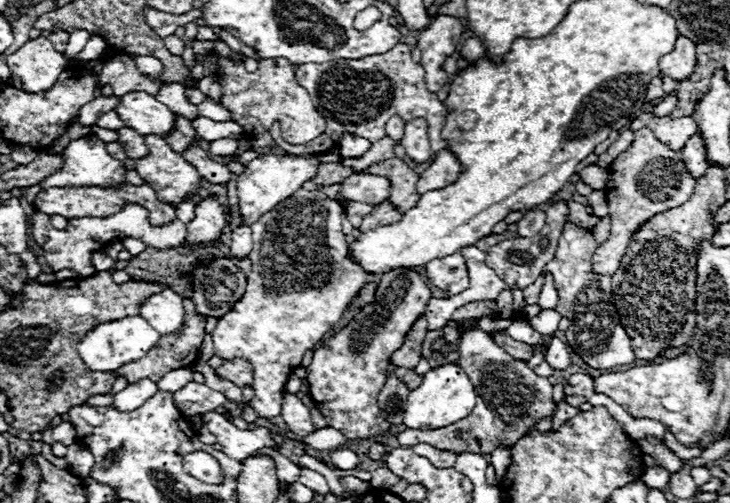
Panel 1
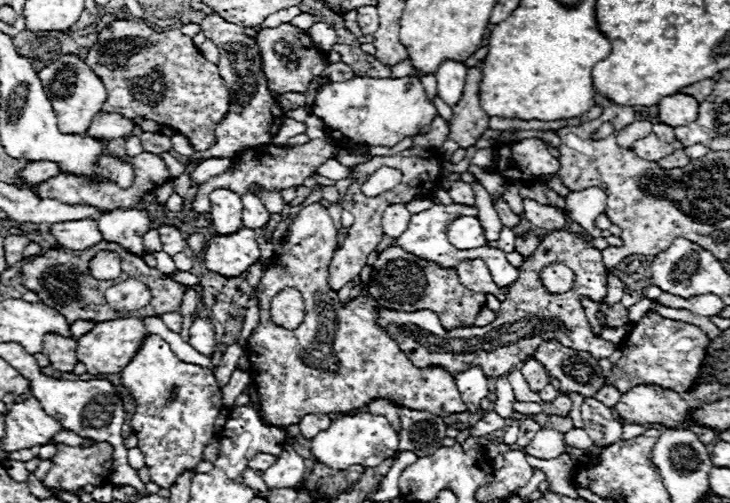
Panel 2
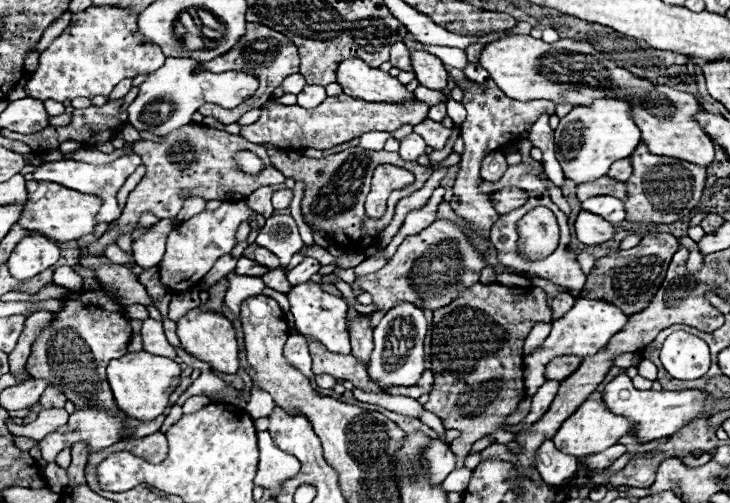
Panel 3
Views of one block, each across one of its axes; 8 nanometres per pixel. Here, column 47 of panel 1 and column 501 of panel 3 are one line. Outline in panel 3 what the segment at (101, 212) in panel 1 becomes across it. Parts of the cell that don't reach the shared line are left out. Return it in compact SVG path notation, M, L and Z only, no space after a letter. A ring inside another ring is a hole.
M502 188L492 194L492 204L500 214L520 208L522 204L526 204L526 200L528 200L528 192L520 188Z

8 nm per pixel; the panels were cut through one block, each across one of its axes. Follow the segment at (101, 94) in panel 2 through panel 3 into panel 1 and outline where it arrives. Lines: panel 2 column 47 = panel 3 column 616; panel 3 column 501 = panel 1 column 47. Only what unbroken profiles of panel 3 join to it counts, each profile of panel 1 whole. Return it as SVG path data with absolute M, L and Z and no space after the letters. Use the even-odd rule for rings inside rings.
M38 36L10 54L6 64L24 82L26 92L40 92L52 88L58 74L66 68L68 58L56 52L48 38Z

